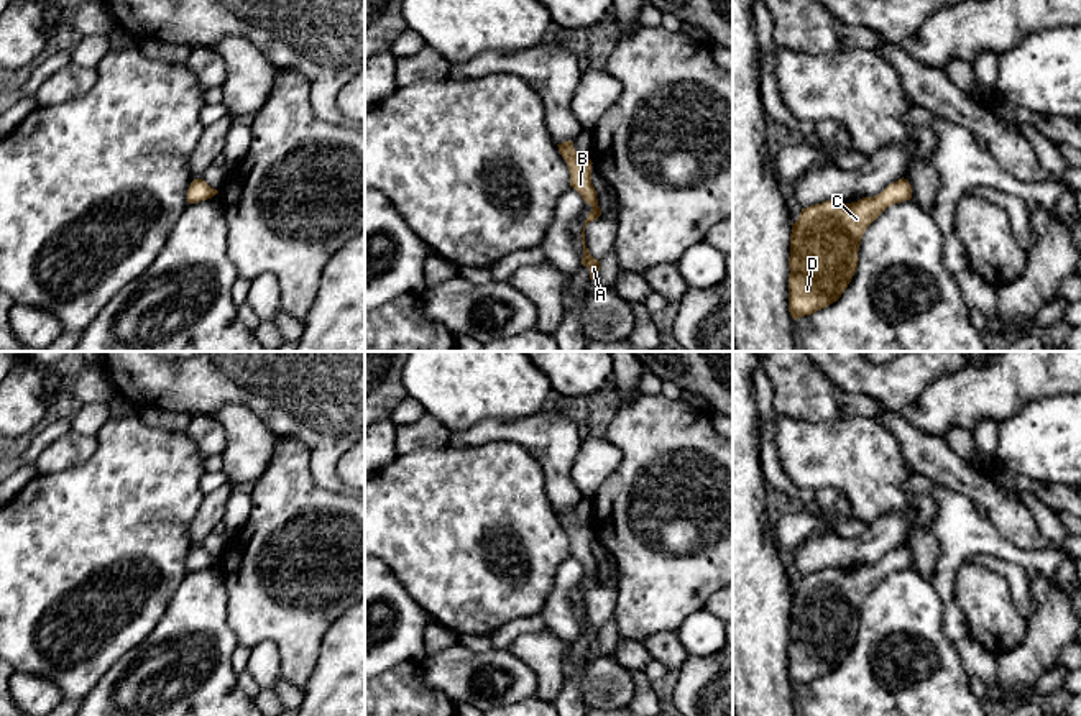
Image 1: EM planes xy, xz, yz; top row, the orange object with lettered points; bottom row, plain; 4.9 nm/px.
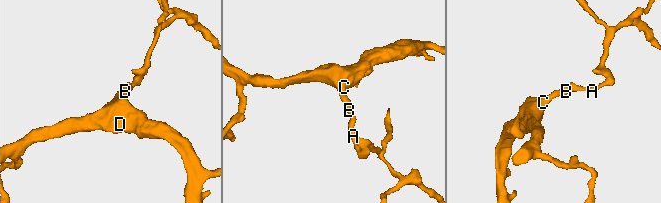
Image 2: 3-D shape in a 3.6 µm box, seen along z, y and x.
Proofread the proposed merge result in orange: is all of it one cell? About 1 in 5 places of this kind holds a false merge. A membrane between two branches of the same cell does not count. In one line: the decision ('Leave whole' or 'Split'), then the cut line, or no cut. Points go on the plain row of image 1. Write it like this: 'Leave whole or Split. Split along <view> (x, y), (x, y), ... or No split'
Leave whole. No split

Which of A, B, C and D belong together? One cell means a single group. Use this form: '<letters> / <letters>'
A B C D

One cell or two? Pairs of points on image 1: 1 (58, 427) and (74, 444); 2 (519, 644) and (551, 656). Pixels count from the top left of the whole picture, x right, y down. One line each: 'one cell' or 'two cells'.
1: two cells
2: one cell

